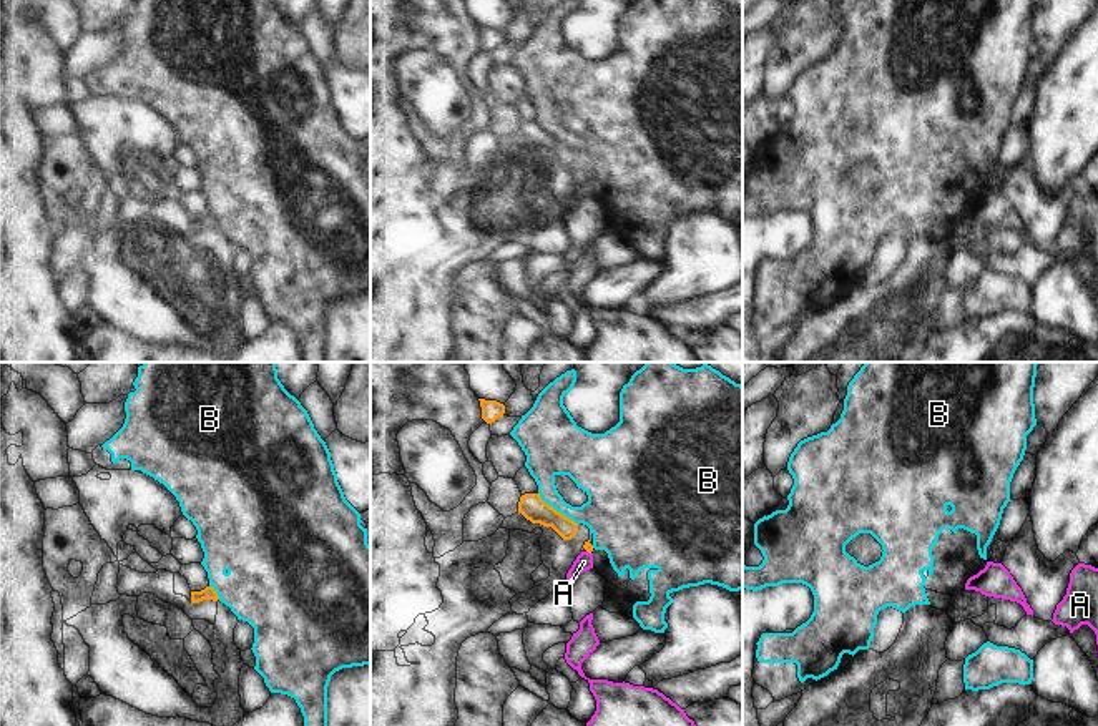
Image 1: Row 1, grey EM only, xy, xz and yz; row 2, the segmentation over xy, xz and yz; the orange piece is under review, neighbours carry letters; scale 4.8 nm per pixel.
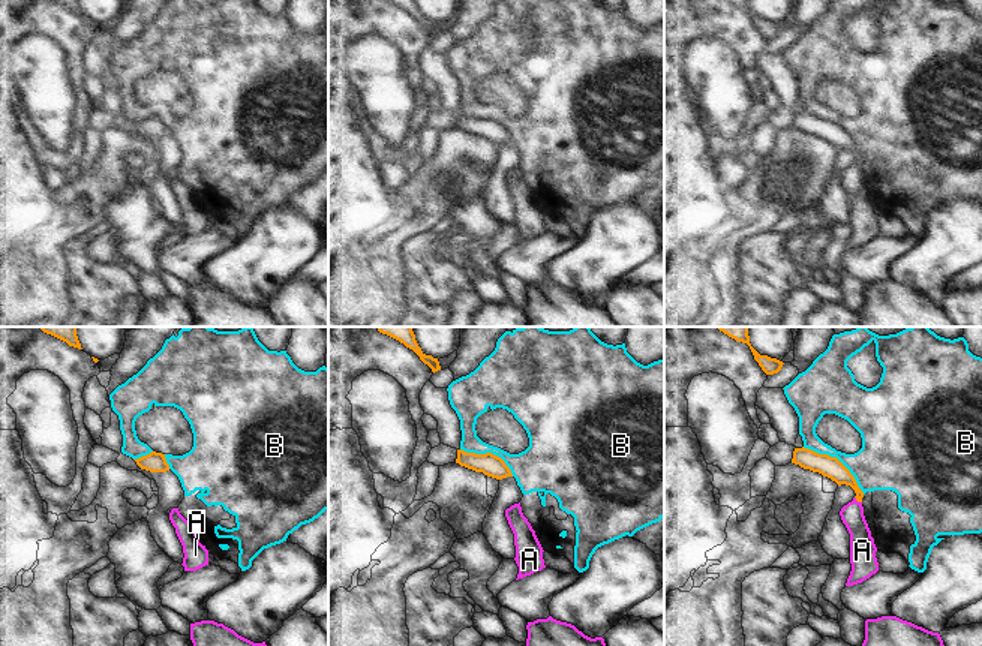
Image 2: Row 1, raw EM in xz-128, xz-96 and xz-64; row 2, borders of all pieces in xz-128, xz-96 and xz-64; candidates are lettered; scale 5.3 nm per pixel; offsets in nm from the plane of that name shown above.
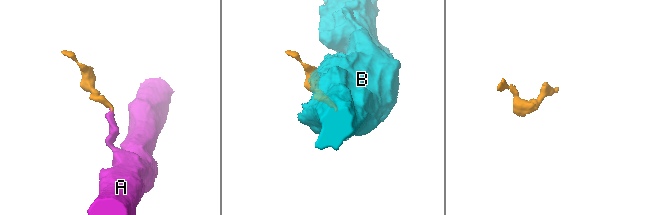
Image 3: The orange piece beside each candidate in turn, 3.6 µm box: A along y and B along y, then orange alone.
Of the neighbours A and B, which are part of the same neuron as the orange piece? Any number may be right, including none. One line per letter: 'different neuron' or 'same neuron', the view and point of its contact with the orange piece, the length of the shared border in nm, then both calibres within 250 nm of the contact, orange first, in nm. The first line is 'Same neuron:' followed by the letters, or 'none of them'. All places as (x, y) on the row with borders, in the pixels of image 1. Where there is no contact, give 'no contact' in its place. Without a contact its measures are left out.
Same neuron: A
A: same neuron; meets orange in xz at (588, 552); contact 30 nm long; 50 nm thick on the orange side, 90 nm on the other
B: different neuron; meets orange in xz at (555, 510); contact 260 nm long; 120 nm thick on the orange side, 220 nm on the other

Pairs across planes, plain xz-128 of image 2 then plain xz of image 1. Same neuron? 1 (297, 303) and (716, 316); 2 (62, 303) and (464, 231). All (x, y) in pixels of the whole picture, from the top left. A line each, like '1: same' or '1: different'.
1: different
2: same

